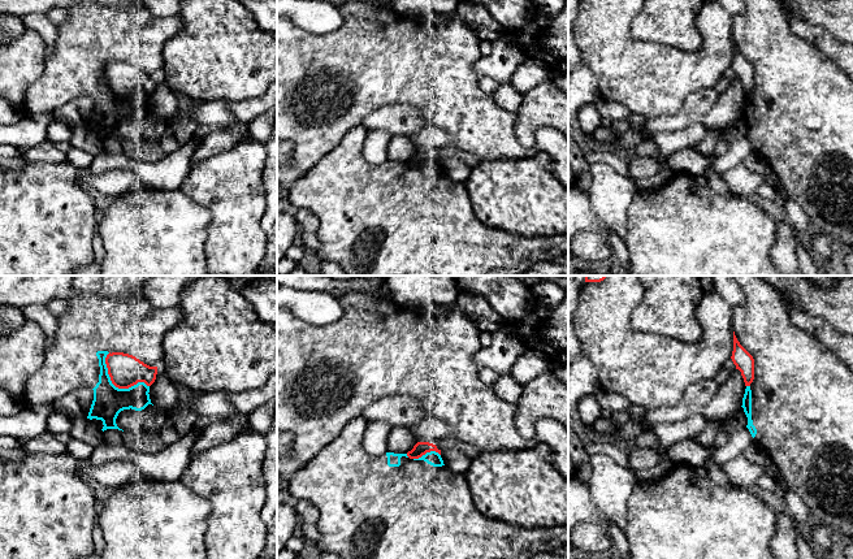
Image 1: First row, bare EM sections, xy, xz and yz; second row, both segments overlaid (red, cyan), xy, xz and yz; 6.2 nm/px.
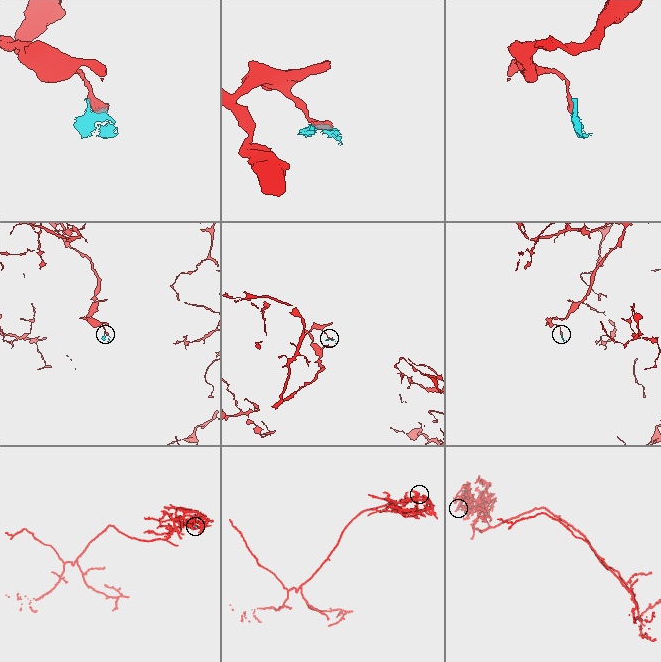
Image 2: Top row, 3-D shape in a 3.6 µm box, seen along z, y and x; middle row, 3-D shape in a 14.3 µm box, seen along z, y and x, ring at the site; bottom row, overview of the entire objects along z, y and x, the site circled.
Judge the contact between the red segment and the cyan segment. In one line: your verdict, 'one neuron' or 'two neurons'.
two neurons

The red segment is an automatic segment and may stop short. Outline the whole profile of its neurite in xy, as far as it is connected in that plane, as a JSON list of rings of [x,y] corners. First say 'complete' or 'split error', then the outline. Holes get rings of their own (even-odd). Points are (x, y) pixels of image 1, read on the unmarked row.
complete | [[[109,61],[105,73],[112,92],[118,98],[129,98],[138,91],[151,95],[156,88],[157,75],[150,75],[129,62]]]

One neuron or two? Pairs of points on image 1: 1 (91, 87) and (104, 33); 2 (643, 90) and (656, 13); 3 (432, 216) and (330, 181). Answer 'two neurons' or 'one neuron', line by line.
1: one neuron
2: two neurons
3: one neuron

